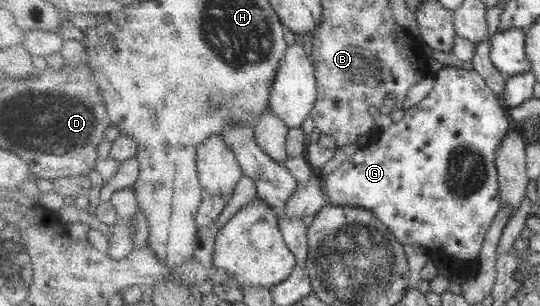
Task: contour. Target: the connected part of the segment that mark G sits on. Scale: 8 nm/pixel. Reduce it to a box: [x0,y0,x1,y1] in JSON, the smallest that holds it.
[323,67,515,259]

